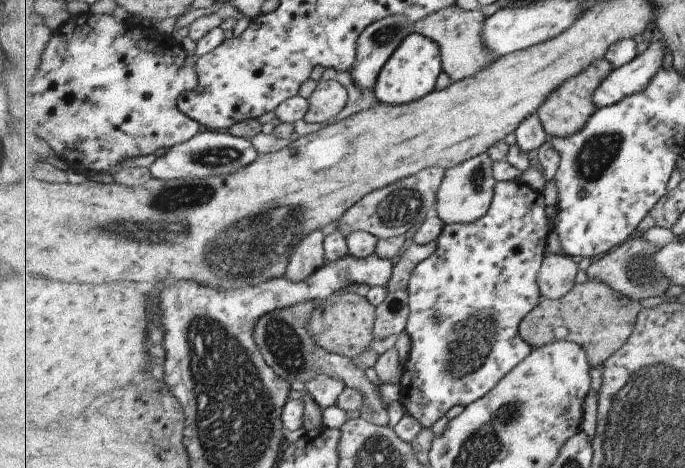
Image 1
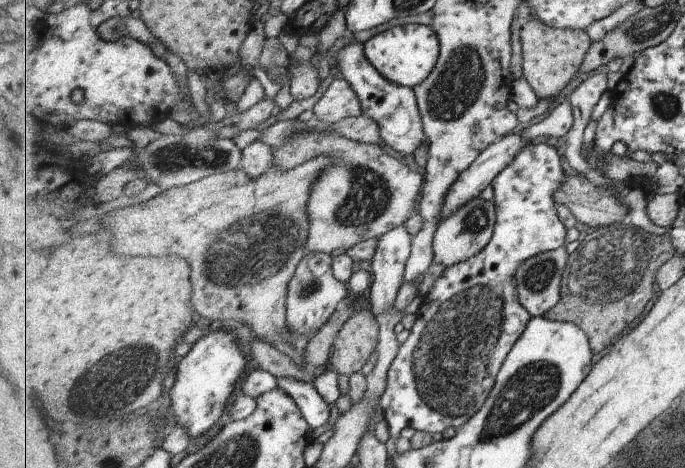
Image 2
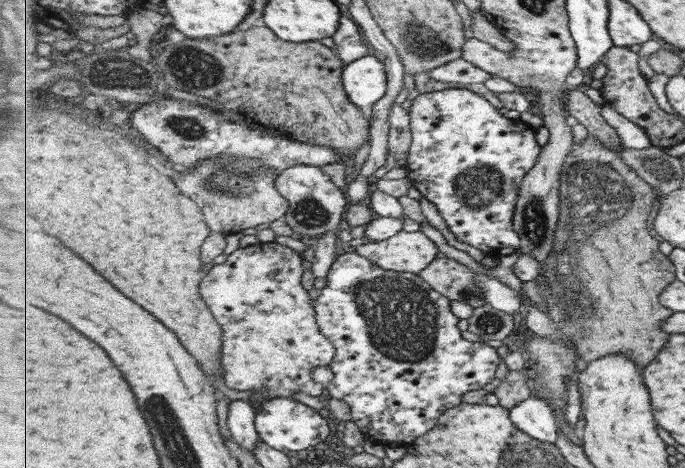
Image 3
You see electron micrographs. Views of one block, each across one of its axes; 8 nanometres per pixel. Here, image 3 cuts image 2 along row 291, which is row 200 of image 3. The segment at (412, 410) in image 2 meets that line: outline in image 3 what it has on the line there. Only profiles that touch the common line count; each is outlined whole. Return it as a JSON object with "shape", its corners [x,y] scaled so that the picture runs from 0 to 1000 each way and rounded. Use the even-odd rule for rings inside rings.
{"shape":[[[672,182],[612,203],[601,218],[597,241],[603,299],[593,363],[604,419],[616,417],[638,438],[667,513],[718,549],[752,543],[761,528],[761,502],[750,485],[759,397],[791,325],[781,276],[764,256],[740,252],[711,209]]]}

